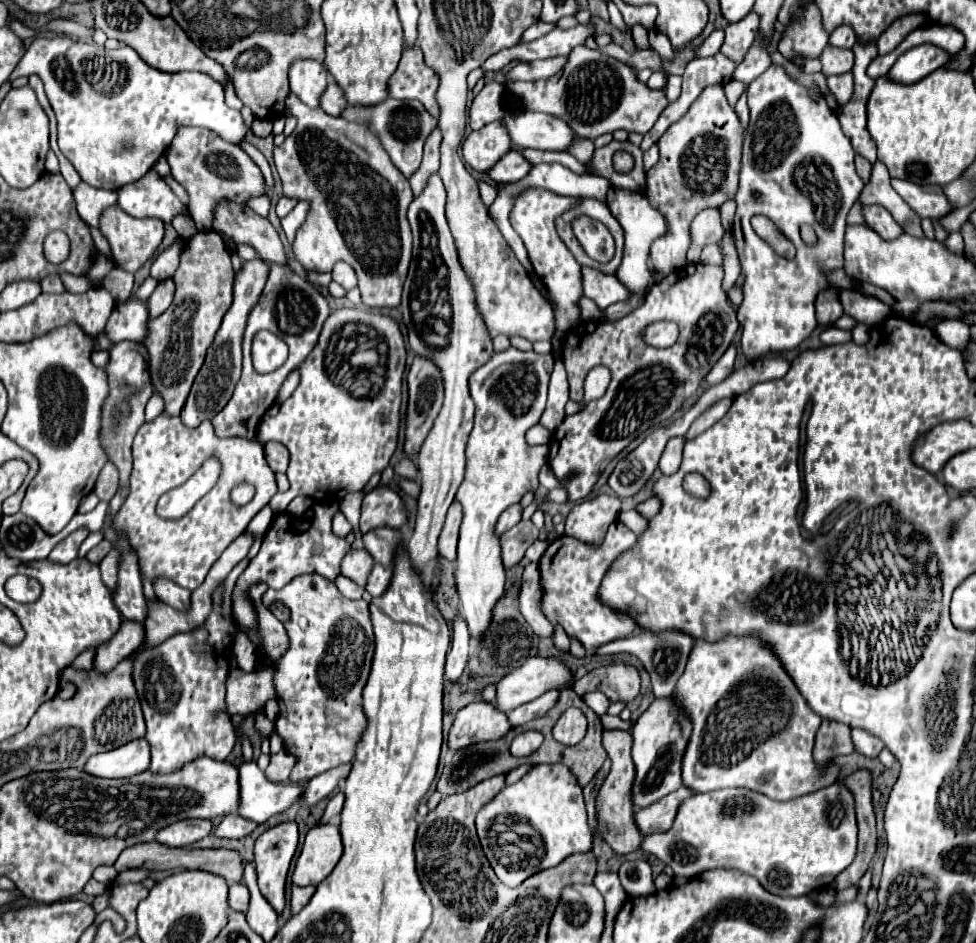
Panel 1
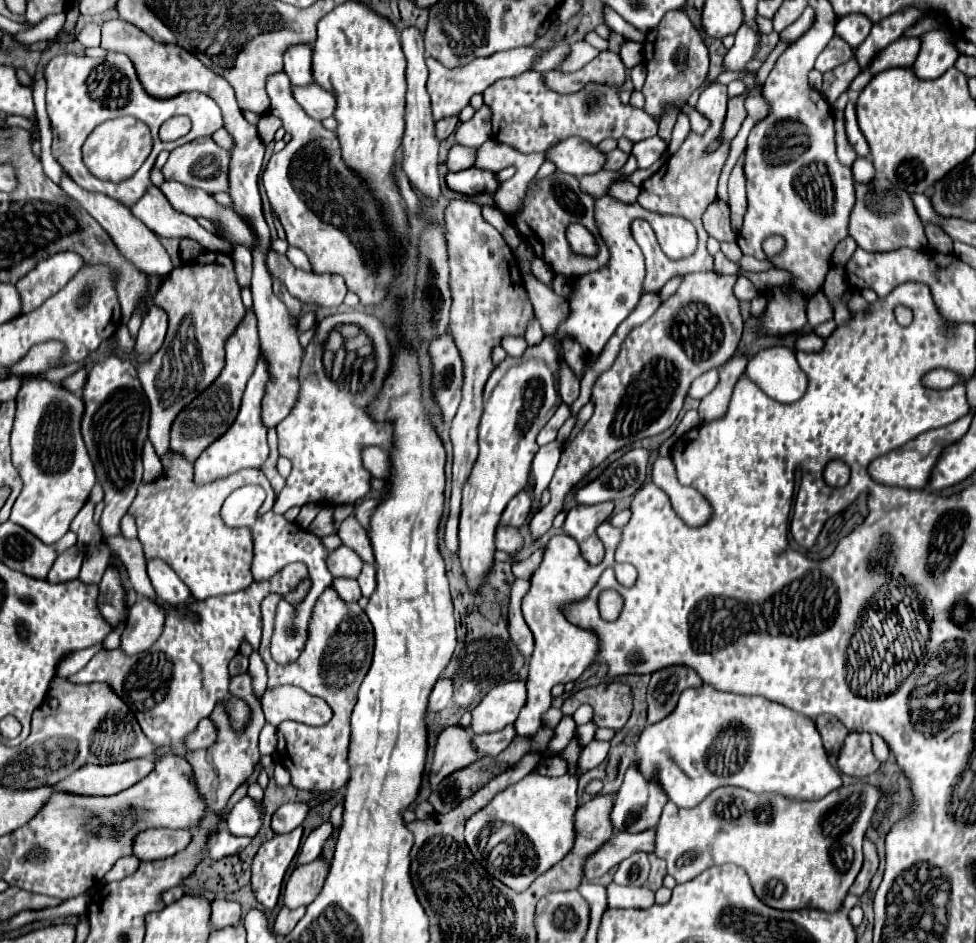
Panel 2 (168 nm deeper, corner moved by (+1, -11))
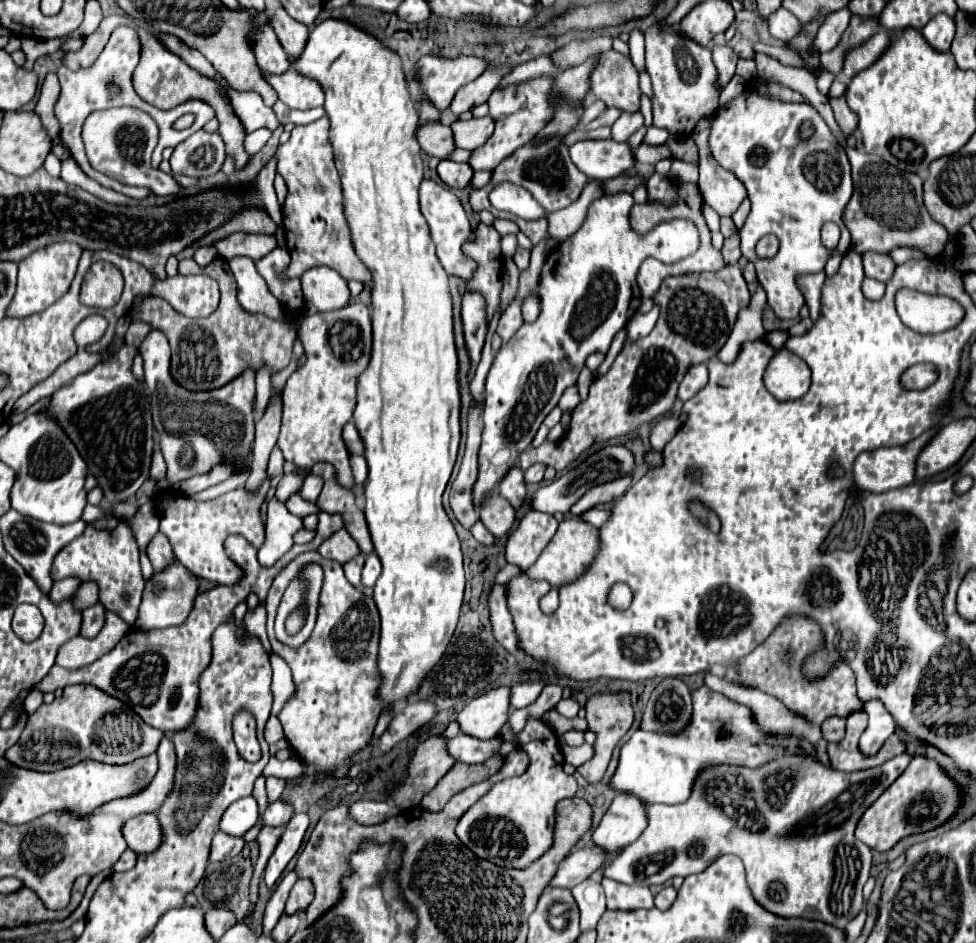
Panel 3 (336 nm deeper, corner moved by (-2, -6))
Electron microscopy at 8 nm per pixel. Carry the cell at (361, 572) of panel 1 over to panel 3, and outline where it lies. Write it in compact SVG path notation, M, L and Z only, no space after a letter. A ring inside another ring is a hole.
M339 528L317 548L317 552L323 558L331 558L331 560L337 560L337 562L345 564L347 560L355 558L355 554L359 554L361 550L359 550L357 542L351 538L349 532L345 528Z

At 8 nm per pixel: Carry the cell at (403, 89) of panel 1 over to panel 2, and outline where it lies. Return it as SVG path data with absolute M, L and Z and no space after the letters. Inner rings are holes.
M520 47L516 51L500 51L496 55L490 55L488 59L476 59L476 63L470 63L470 65L464 65L464 67L458 67L458 69L448 69L442 63L438 63L436 59L428 57L426 65L430 69L430 77L428 77L426 89L428 89L430 101L432 101L432 117L434 117L434 121L458 115L468 105L468 101L470 101L470 97L474 93L482 93L496 79L518 77L524 71L532 71L538 57L542 53L546 53L546 51L548 49L536 49L536 47Z

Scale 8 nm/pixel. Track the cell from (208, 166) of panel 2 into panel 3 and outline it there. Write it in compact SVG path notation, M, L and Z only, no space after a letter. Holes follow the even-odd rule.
M205 130L195 132L179 146L175 146L171 156L171 170L175 174L187 176L211 176L221 170L225 160L225 144L219 134L209 134Z

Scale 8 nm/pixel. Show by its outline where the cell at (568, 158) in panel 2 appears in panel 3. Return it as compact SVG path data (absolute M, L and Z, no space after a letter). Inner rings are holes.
M581 140L571 148L571 160L591 180L611 180L635 168L629 144L615 140Z

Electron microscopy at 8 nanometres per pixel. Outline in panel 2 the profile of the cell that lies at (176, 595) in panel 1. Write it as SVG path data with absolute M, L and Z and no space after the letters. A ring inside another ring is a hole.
M148 561L148 577L158 597L170 605L184 605L190 599L188 587L162 561Z

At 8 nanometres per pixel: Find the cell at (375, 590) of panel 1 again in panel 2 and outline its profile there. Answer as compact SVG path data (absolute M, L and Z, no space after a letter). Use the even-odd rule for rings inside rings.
M364 565L360 577L358 577L358 585L362 589L362 595L364 597L370 597L376 589L376 569L374 565Z

